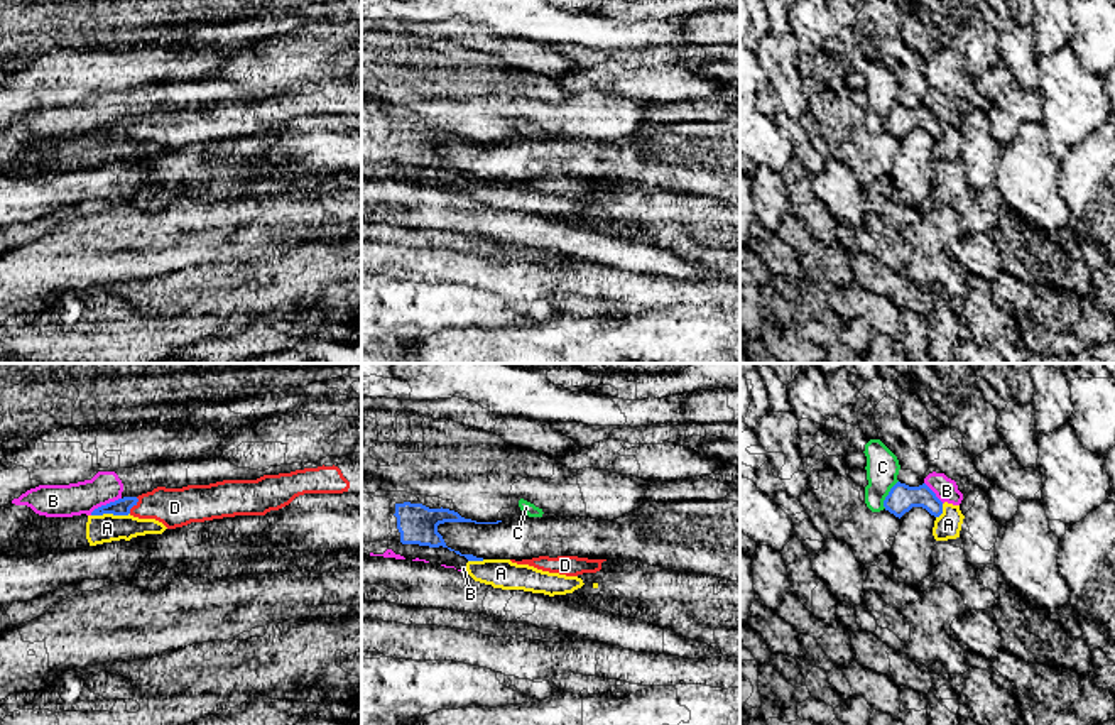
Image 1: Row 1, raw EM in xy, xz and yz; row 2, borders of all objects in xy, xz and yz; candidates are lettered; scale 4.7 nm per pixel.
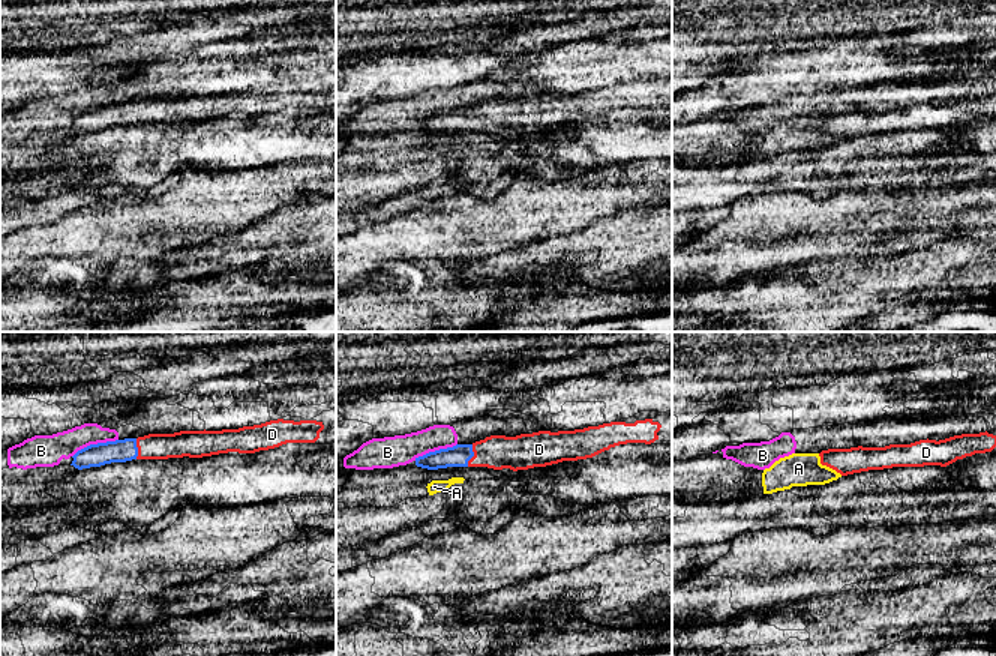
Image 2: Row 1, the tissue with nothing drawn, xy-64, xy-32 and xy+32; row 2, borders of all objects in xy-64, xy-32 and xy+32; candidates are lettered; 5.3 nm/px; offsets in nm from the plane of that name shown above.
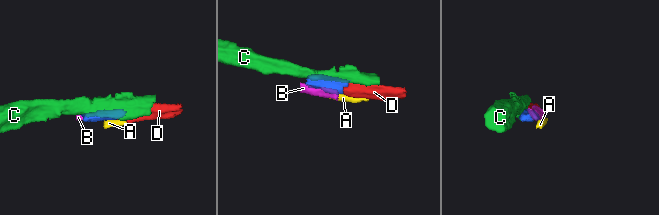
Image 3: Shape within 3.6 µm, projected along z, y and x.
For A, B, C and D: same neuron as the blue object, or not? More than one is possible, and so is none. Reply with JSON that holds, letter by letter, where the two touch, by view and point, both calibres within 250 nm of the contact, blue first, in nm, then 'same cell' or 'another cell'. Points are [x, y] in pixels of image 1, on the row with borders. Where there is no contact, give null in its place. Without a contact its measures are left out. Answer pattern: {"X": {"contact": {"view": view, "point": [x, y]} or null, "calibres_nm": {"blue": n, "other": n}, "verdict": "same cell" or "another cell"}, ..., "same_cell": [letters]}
{"A": {"contact": {"view": "xy", "point": [110, 512]}, "calibres_nm": {"blue": 80, "other": 140}, "verdict": "another cell"}, "B": {"contact": {"view": "xy", "point": [107, 504]}, "calibres_nm": {"blue": 80, "other": 160}, "verdict": "another cell"}, "C": {"contact": {"view": "yz", "point": [889, 494]}, "calibres_nm": {"blue": 140, "other": 160}, "verdict": "another cell"}, "D": {"contact": {"view": "xy", "point": [134, 504]}, "calibres_nm": {"blue": 80, "other": 190}, "verdict": "same cell"}, "same_cell": ["D"]}

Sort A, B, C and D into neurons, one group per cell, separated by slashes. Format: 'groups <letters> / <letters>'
groups A B / C / D

